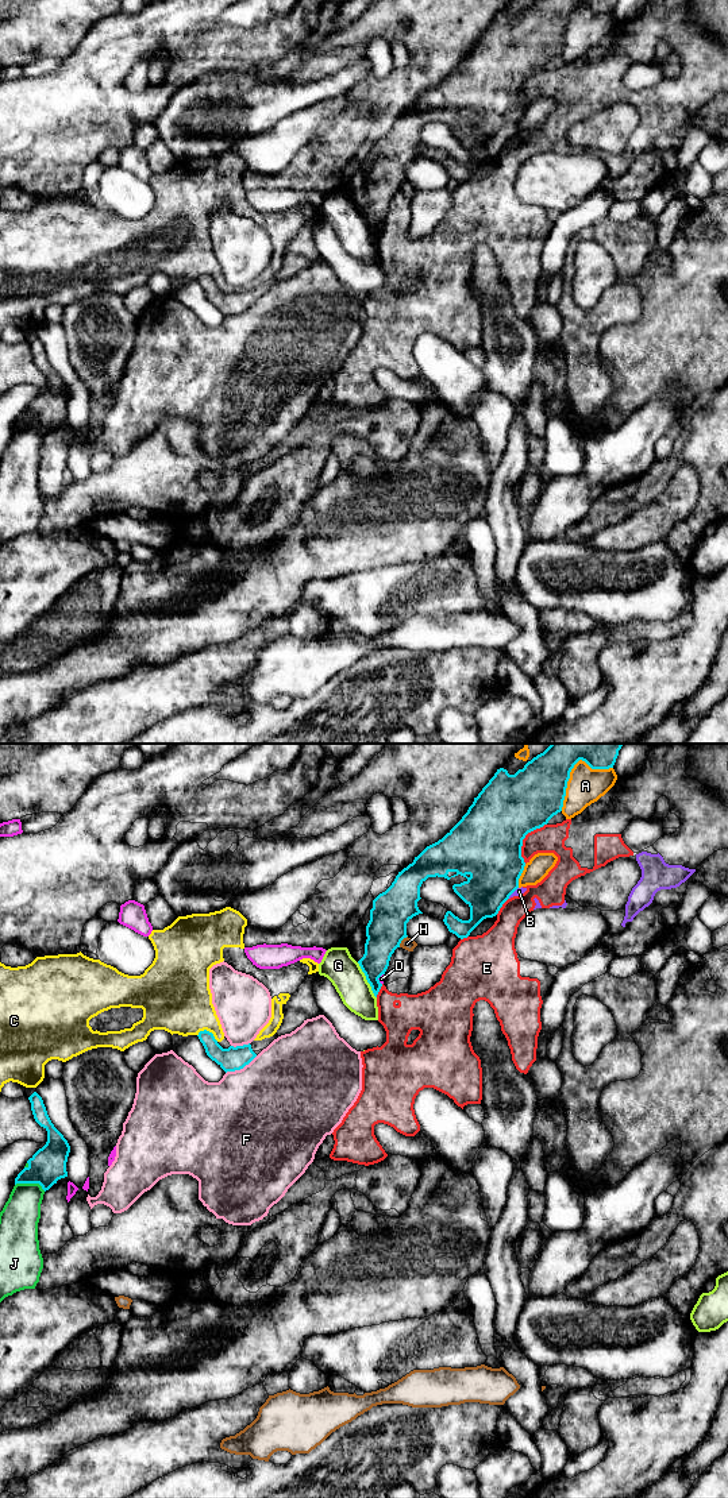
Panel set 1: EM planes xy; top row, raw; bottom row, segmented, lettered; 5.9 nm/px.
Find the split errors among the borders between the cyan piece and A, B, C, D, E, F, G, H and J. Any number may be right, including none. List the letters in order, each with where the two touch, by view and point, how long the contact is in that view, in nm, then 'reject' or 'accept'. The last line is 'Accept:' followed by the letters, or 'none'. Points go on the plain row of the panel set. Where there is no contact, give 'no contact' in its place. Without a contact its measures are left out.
A: xy (572, 12) | 400 nm | reject
B: xy (513, 135) | 90 nm | reject
C: xy (208, 275) | 140 nm | reject
D: xy (378, 222) | 70 nm | reject
E: xy (523, 82) | 280 nm | reject
F: xy (241, 312) | 220 nm | reject
G: xy (366, 223) | 240 nm | reject
H: xy (401, 184) | 90 nm | reject
J: xy (30, 427) | 190 nm | reject
Accept: none

